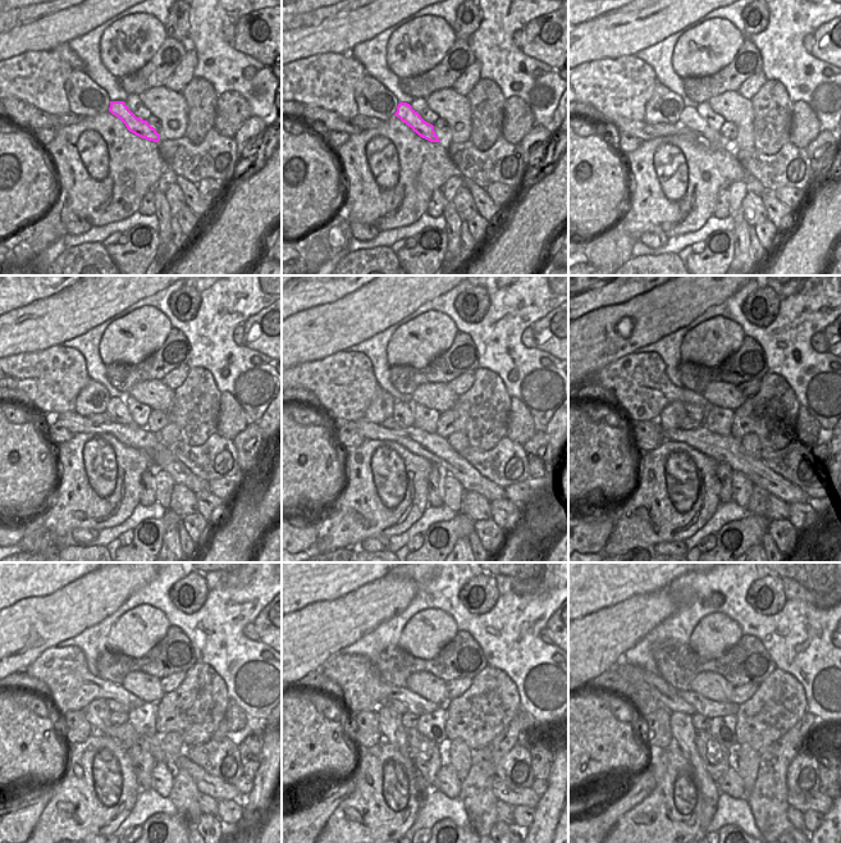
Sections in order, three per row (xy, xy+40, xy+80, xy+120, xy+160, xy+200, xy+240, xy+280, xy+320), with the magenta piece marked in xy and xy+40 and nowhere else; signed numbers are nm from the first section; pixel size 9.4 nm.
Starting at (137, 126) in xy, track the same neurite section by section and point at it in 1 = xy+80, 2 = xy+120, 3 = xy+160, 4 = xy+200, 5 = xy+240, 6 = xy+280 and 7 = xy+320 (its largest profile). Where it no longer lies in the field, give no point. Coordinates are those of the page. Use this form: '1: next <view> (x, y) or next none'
1: next xy+80 (690, 118)
2: next xy+120 (117, 409)
3: next xy+160 (402, 411)
4: next xy+200 (694, 413)
5: next xy+240 (114, 706)
6: next xy+280 (402, 709)
7: next xy+320 (667, 696)

